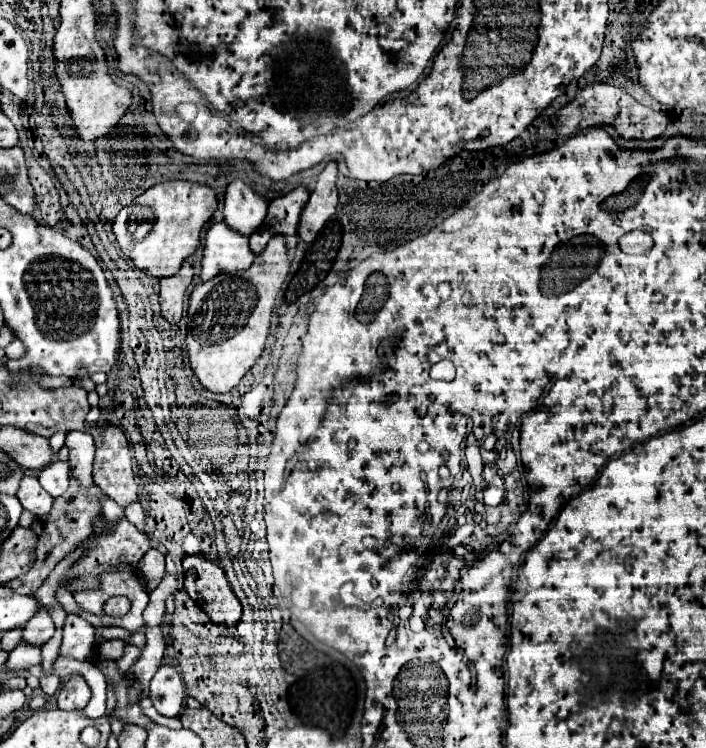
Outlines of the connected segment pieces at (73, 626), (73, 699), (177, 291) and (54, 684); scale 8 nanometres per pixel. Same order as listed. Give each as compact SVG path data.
M70 613L64 623L64 639L62 639L60 655L70 655L80 661L86 661L86 657L92 653L94 641L96 641L94 627L82 617Z
M72 675L62 683L62 689L58 691L58 707L72 711L72 709L84 709L90 701L92 691L88 689L88 683L80 675Z
M184 265L184 271L168 279L160 279L160 313L168 323L178 323L182 317L182 303L186 287L194 277L192 265Z
M44 675L40 679L40 689L44 691L46 697L52 697L60 687L60 677L54 677L54 675Z

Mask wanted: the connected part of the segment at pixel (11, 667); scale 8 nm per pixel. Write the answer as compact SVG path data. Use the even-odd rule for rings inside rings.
M20 643L20 645L8 655L8 663L4 663L4 667L6 667L8 671L26 671L26 669L30 669L32 665L40 665L40 663L42 663L40 647Z

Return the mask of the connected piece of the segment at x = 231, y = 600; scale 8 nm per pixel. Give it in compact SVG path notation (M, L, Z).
M202 555L184 557L182 567L184 567L184 589L206 611L206 615L218 625L228 625L228 627L236 625L238 619L242 617L242 605L236 599L236 595L232 593L222 567L214 561L208 561Z

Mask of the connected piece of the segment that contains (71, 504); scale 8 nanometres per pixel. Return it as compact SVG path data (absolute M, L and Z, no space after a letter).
M70 479L70 487L66 489L64 495L60 495L60 497L54 499L56 505L52 505L52 511L48 513L48 517L42 517L42 521L38 521L38 517L36 517L36 521L30 525L30 529L38 537L36 561L34 561L34 567L28 573L24 573L24 575L8 581L8 587L12 591L16 591L20 595L32 595L44 583L44 579L48 577L48 573L68 553L72 553L80 541L84 541L84 539L90 537L92 523L102 513L102 505L98 501L98 491L100 491L100 487L96 487L96 485L92 489L84 489L84 487L80 487L78 479Z

